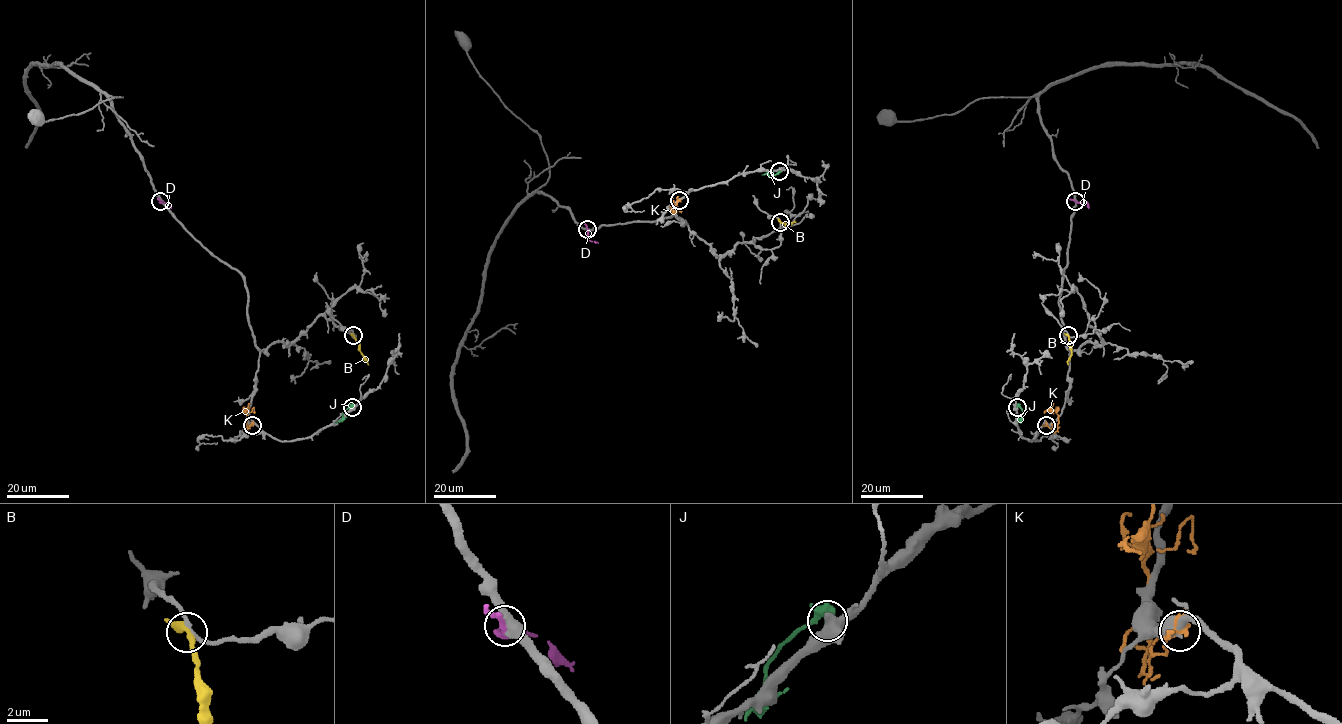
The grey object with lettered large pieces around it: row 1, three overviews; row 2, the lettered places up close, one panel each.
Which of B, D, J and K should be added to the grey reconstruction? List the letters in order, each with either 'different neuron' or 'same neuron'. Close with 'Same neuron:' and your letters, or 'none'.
B: different neuron
D: same neuron
J: different neuron
K: different neuron
Same neuron: D

